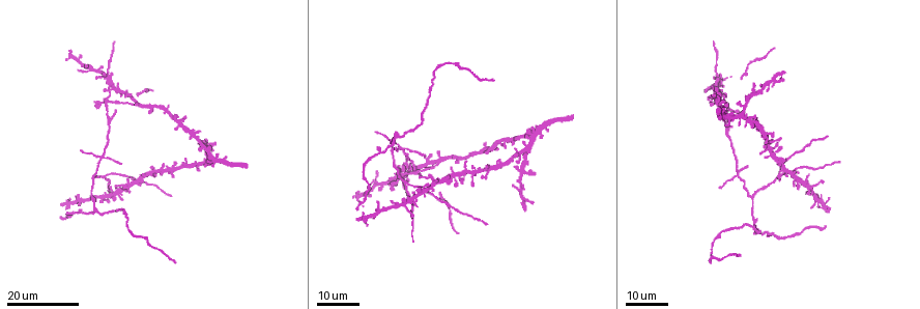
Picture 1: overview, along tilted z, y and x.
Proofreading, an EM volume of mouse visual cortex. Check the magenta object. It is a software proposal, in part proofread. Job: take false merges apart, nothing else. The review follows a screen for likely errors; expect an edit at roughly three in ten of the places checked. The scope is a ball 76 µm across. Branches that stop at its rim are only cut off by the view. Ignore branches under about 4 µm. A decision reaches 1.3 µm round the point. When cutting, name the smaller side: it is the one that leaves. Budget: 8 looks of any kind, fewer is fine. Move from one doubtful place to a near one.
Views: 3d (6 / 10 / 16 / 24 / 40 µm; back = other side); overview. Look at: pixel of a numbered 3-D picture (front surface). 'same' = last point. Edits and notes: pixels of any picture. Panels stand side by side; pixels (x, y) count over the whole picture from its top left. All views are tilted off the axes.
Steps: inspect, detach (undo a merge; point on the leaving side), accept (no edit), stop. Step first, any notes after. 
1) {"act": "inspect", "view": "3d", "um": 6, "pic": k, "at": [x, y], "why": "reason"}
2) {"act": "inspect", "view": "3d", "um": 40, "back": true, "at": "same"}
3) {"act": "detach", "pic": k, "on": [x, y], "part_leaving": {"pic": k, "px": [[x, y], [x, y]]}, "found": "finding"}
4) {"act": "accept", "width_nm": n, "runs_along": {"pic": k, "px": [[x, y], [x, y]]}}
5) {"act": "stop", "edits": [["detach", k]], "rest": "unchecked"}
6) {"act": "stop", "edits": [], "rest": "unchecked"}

{"act": "inspect", "view": "3d", "um": 16, "pic": 1, "at": [95, 212], "why": "branch point"}

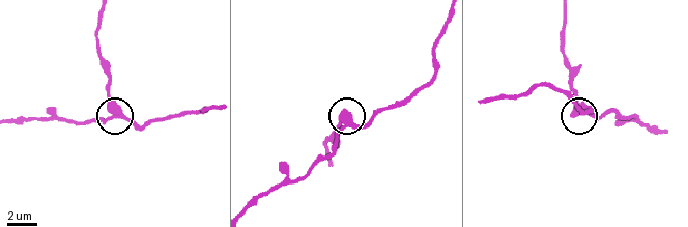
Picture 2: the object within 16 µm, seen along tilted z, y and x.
{"act": "inspect", "view": "3d", "um": 10, "pic": 2, "at": [116, 116], "why": "closer look"}

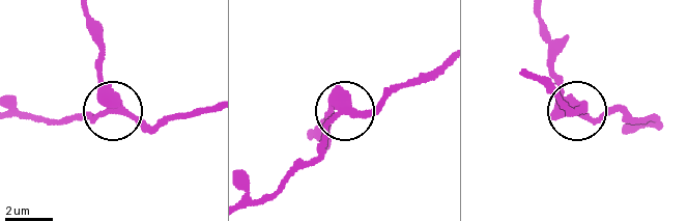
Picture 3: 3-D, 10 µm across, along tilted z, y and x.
{"act": "inspect", "view": "3d", "um": 10, "back": true, "pic": 3, "at": [347, 110]}

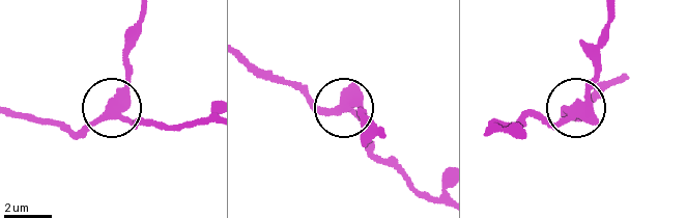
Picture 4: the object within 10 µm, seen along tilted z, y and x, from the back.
{"act": "accept", "arms": 3, "runs_along": {"pic": 4, "px": [[145, 11], [117, 107], [134, 127], [161, 126]]}, "found": "continuous, no second cell"}

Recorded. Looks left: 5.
{"act": "inspect", "view": "3d", "um": 24, "pic": 1, "at": [393, 152], "why": "arms part here"}

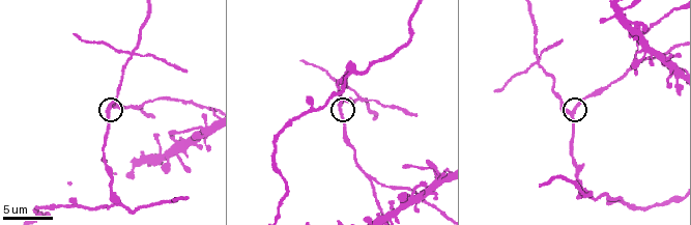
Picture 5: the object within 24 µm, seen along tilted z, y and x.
{"act": "inspect", "view": "3d", "um": 6, "pic": 5, "at": [108, 113]}

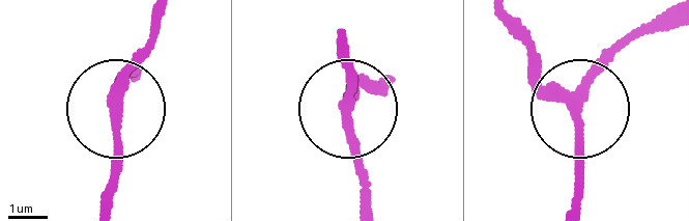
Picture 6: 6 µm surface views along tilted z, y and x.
{"act": "accept", "arms": 3, "runs_along": {"pic": 6, "px": [[503, 12], [541, 71], [576, 100], [647, 24]]}, "found": "all the same cell"}

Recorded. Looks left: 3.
{"act": "inspect", "view": "3d", "um": 16, "pic": 1, "at": [107, 121], "why": "three arms meet"}

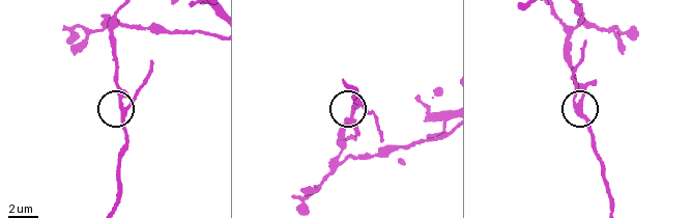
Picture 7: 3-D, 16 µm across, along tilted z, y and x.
{"act": "inspect", "view": "3d", "um": 10, "pic": 7, "at": [127, 109]}

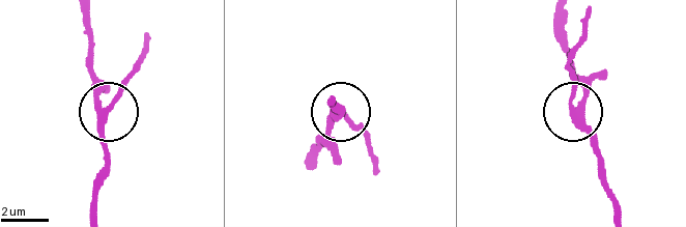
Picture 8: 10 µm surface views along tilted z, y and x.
{"act": "accept", "width_nm": 260, "runs_along": {"pic": 8, "px": [[85, 17], [97, 105], [110, 106], [136, 72]]}, "found": "continuous, no second cell"}

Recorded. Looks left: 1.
{"act": "inspect", "view": "3d", "um": 6, "pic": 5, "at": [137, 107], "why": "three-way junction"}

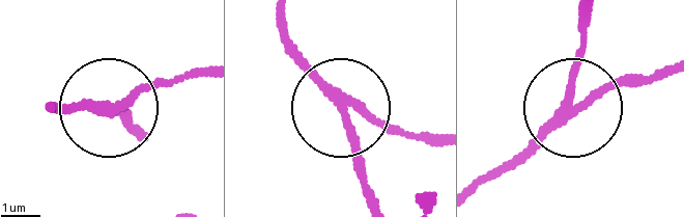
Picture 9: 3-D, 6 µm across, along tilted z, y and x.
{"act": "accept", "runs_along": {"pic": 9, "px": [[275, 9], [345, 125], [367, 202]]}, "found": "continuous, no second cell"}

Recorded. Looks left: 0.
{"act": "stop", "edits": [], "rest": "unchecked"}

